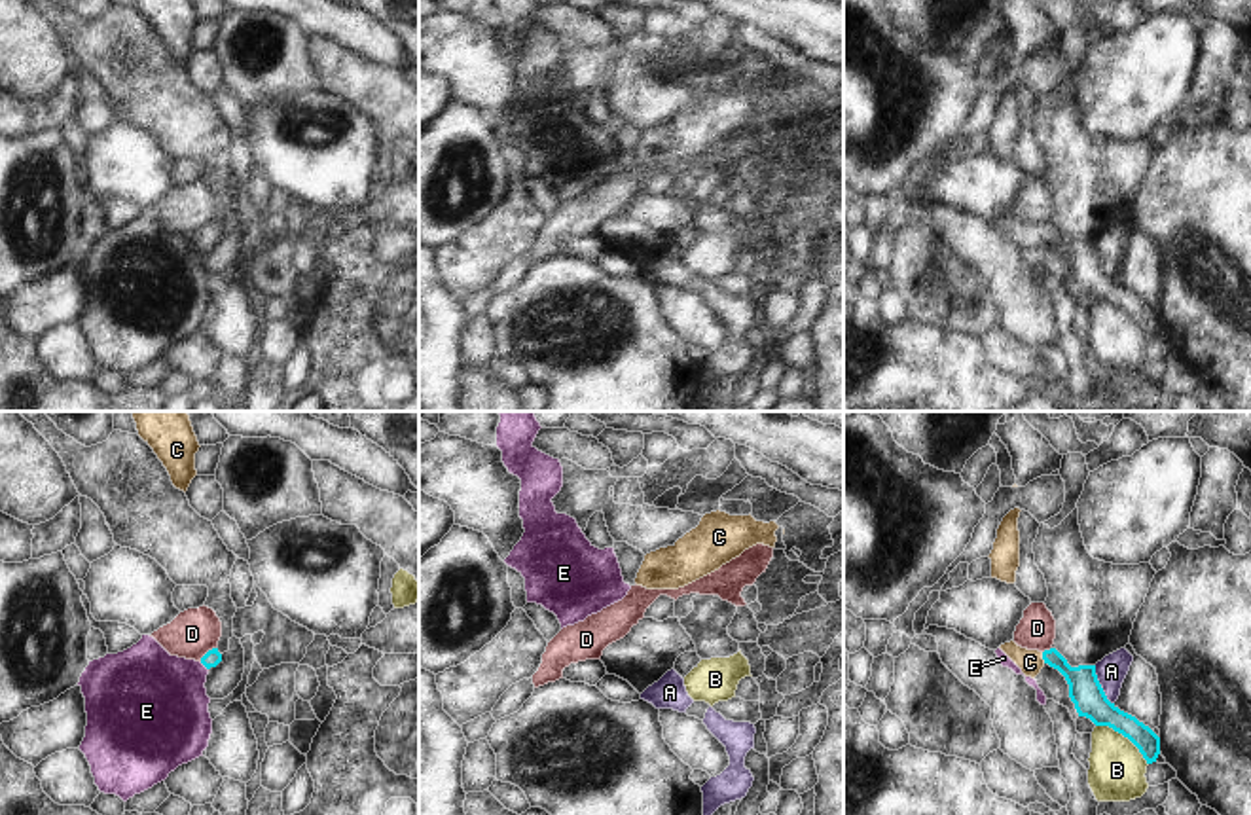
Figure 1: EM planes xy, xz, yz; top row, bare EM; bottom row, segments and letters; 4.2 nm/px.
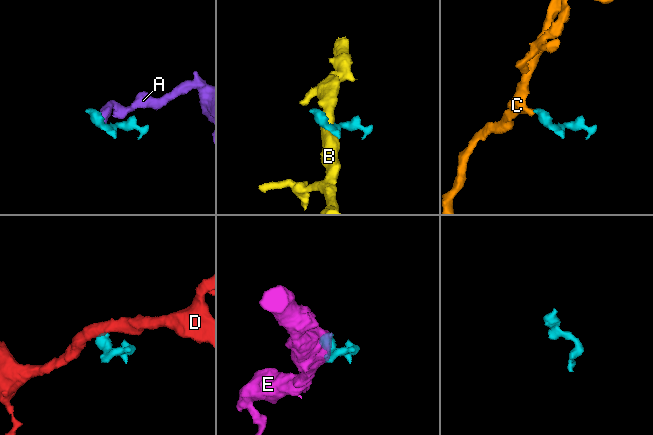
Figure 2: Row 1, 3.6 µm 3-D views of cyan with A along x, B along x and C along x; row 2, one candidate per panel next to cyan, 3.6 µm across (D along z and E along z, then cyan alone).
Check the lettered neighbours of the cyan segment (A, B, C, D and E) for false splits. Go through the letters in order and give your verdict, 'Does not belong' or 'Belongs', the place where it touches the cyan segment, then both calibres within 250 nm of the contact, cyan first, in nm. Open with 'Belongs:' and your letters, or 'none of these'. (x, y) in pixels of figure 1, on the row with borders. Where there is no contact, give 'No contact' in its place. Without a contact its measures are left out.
Belongs: C
A: Does not belong. Touches cyan at yz (1100, 685). Thickness 140 nm (cyan) against 130 nm
B: Does not belong. Touches cyan at yz (1124, 736). Thickness 140 nm (cyan) against 240 nm
C: Belongs. Touches cyan at yz (1043, 658). Thickness 140 nm (cyan) against 100 nm
D: Does not belong. Touches cyan at xy (207, 652). Thickness 70 nm (cyan) against 200 nm
E: Does not belong. Touches cyan at xy (203, 664). Thickness 70 nm (cyan) against 420 nm

